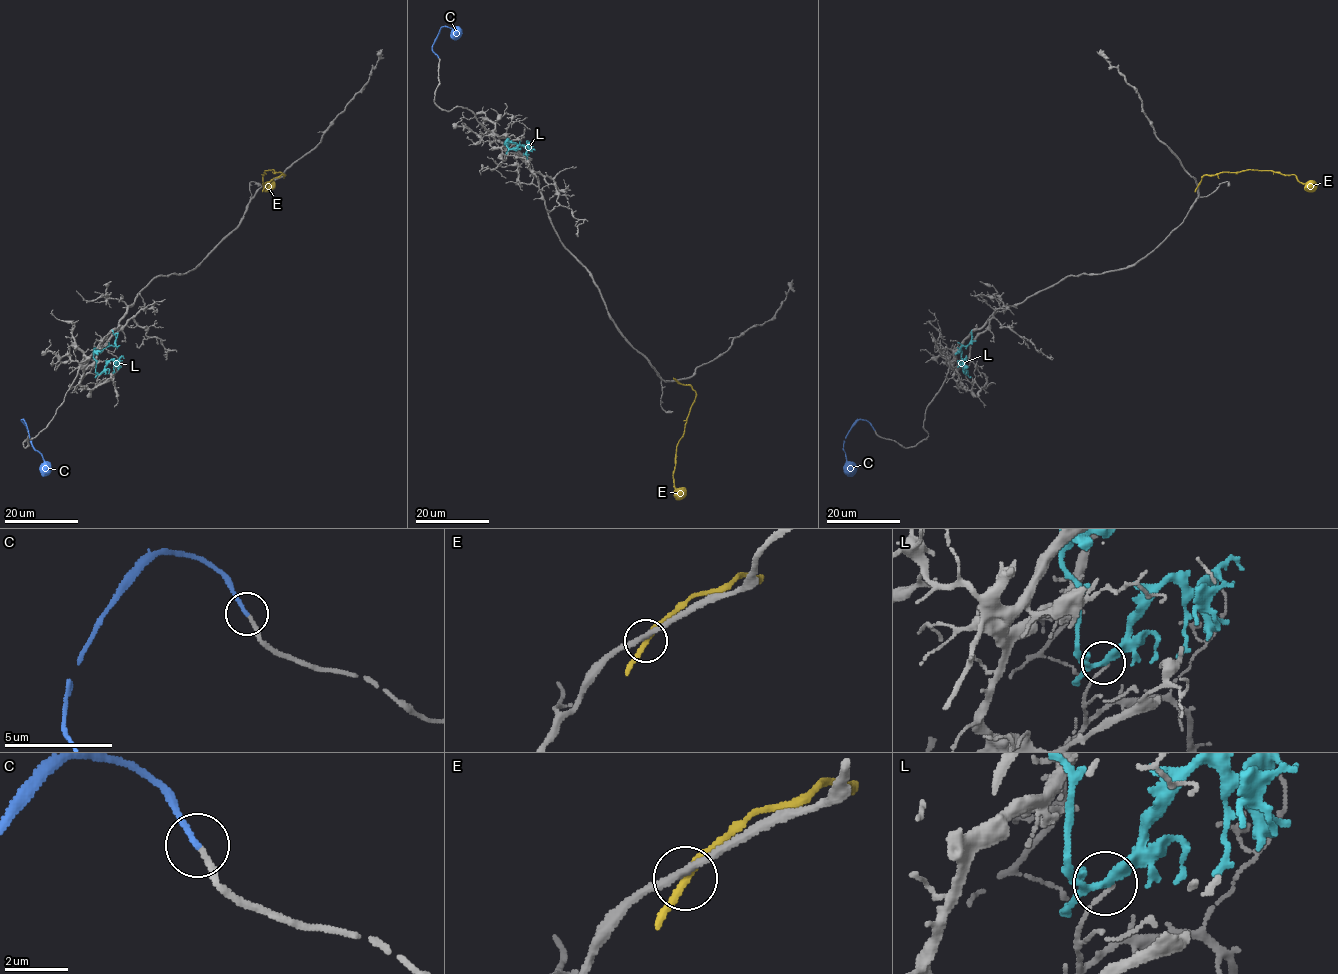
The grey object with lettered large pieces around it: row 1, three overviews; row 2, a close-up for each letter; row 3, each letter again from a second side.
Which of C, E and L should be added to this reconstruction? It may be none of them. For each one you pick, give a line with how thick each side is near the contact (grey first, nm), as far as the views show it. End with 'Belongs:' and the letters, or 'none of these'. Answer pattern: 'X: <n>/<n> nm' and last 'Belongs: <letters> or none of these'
C: 180/200 nm
Belongs: C

